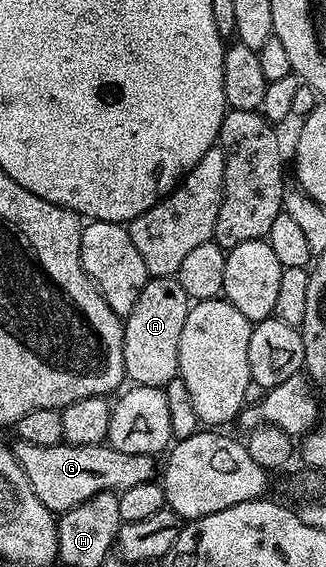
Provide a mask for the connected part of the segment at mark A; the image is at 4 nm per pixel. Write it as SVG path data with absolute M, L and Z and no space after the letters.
M172 276L152 277L143 286L139 302L135 302L131 314L123 320L123 366L130 385L164 388L167 382L178 379L179 334L183 334L183 322L187 322L190 307L188 294Z

